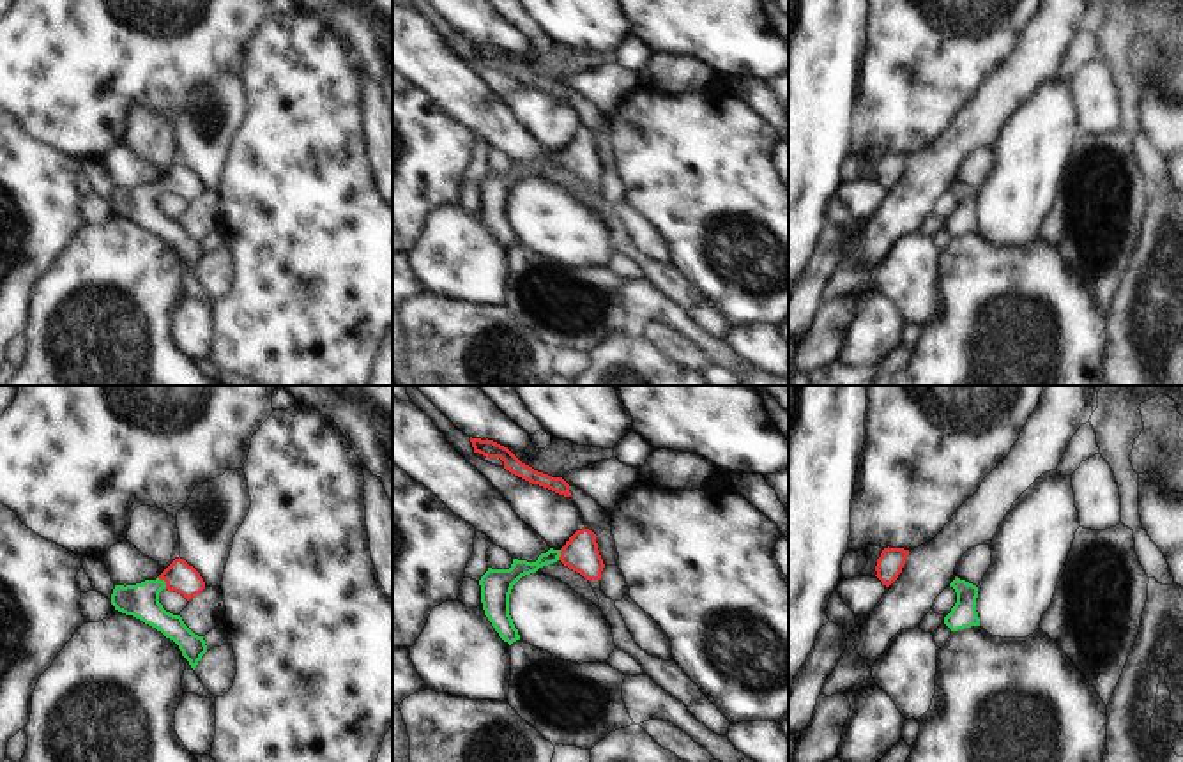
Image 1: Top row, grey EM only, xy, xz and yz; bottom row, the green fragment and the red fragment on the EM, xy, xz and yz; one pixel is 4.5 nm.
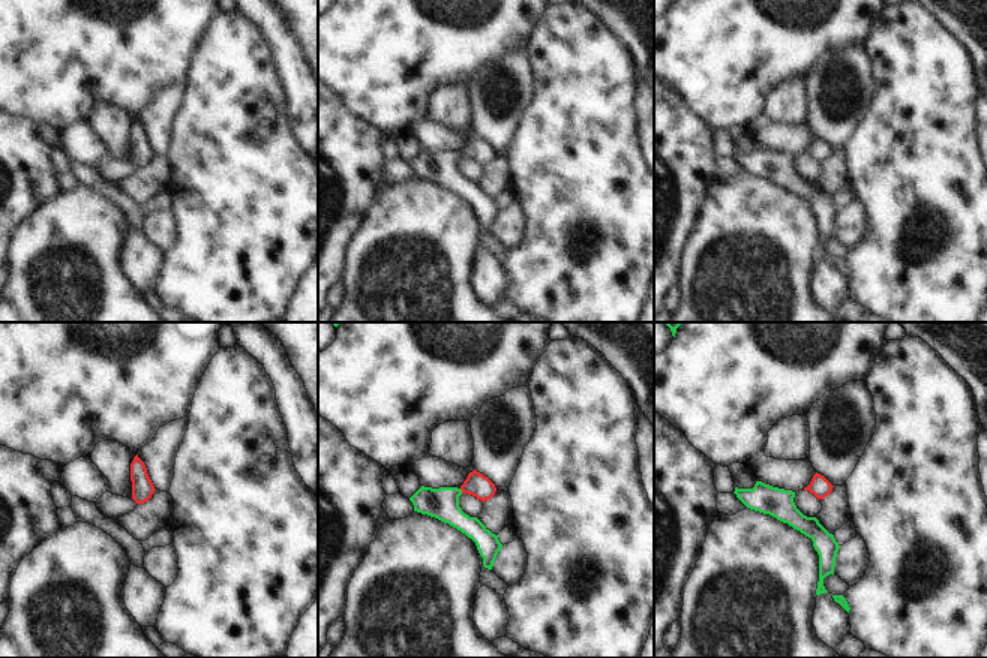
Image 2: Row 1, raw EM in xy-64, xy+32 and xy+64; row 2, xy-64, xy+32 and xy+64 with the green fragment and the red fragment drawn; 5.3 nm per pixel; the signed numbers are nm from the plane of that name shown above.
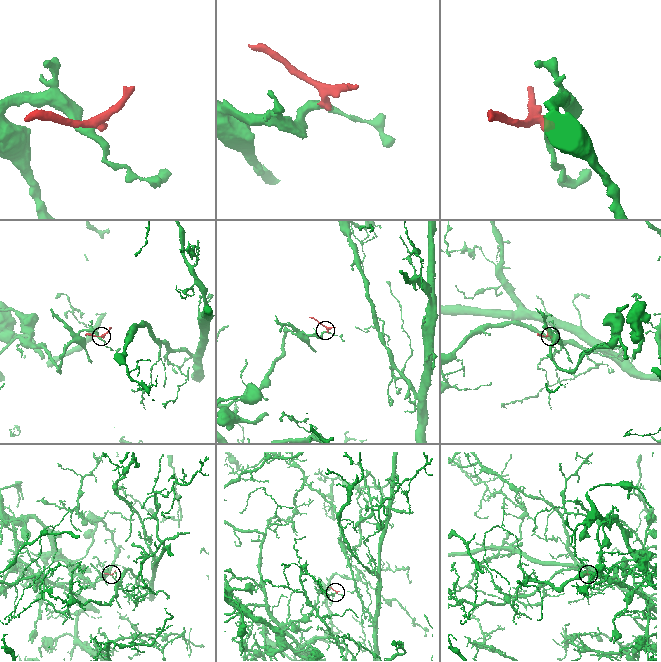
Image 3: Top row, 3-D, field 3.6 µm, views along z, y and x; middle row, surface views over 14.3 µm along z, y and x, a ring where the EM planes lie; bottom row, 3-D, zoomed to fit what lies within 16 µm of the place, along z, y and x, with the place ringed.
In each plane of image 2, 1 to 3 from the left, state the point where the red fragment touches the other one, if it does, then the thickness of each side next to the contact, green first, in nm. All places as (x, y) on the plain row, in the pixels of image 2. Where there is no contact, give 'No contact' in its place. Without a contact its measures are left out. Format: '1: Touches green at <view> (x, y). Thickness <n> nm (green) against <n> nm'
1: No contact
2: Touches green at xy+32 (461, 155). Thickness 170 nm (green) against 120 nm
3: No contact

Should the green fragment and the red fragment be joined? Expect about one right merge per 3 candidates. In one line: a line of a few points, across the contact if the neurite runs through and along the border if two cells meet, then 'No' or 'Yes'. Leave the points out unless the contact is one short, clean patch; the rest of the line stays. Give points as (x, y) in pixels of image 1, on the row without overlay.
Line: xy (142, 204), (165, 186), (181, 181). Yes

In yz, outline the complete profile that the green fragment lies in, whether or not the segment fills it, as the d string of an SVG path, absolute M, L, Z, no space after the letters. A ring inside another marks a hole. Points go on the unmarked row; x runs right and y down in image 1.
M955 182L950 191L957 196L957 207L944 221L944 228L951 235L980 230L980 221L976 216L978 191L960 182Z

